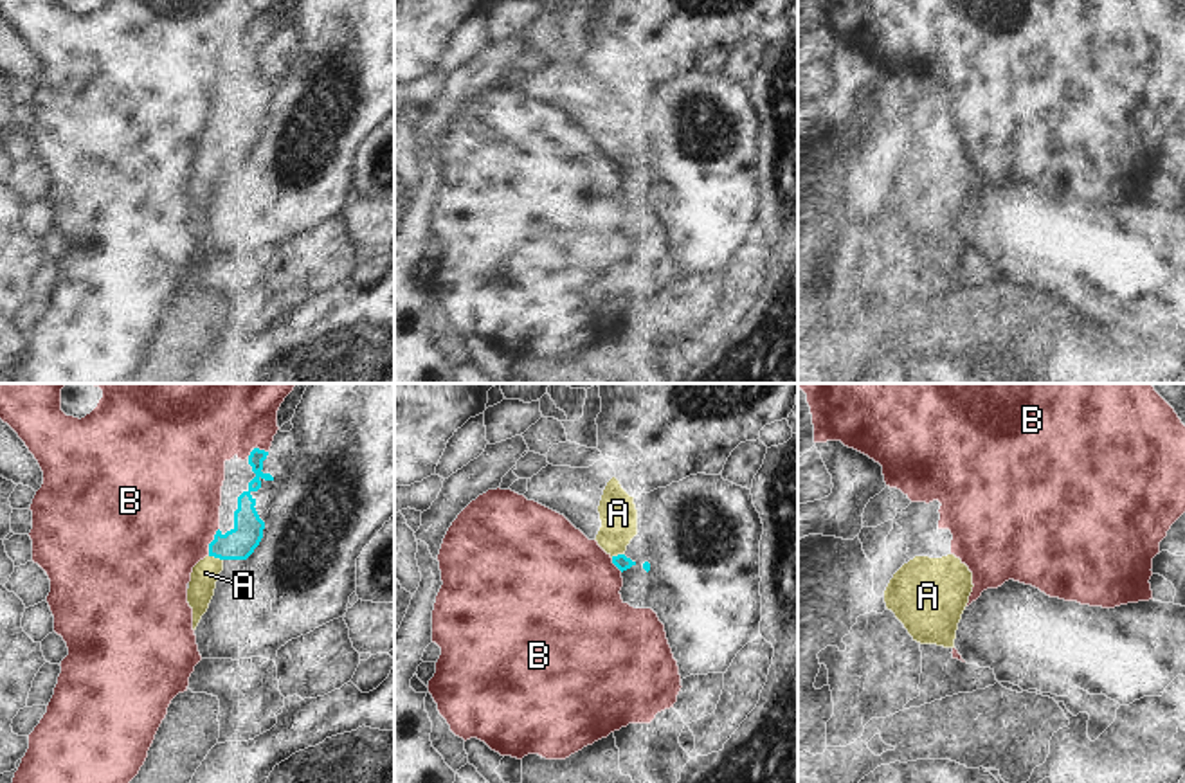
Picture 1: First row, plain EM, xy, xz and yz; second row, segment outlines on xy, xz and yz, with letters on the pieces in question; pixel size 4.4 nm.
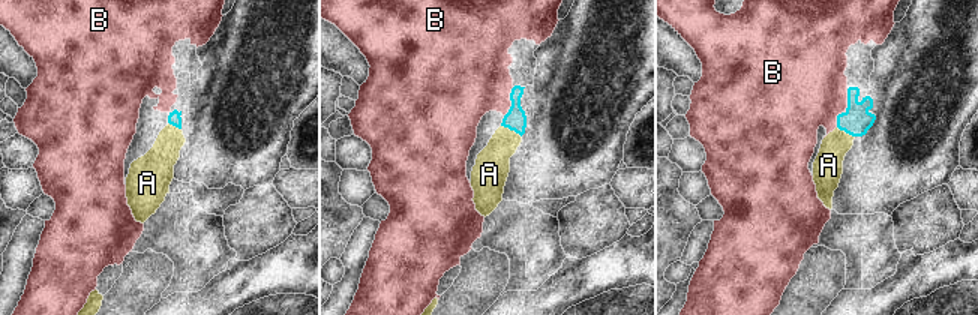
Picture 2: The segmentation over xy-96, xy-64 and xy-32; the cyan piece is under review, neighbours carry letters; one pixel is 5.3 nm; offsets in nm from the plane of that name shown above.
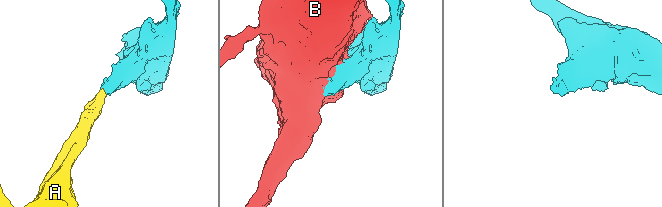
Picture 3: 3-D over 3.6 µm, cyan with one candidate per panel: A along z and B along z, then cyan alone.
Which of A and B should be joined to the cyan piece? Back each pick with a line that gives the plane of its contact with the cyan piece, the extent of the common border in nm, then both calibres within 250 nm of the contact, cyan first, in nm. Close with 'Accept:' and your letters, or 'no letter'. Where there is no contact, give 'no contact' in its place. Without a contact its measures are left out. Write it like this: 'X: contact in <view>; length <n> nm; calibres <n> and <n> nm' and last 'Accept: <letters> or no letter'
A: contact in xy; length 70 nm; calibres 140 and 120 nm
Accept: A

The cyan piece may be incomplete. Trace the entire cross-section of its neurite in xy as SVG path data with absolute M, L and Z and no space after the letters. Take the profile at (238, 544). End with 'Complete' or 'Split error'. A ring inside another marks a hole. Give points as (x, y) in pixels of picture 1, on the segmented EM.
M254 448L249 464L256 477L249 482L249 490L238 497L234 511L234 527L225 535L218 529L209 544L209 554L200 560L191 572L187 589L187 603L193 608L193 630L196 630L202 616L207 612L214 596L216 581L223 571L225 560L247 560L263 538L265 522L256 511L256 499L250 495L261 488L261 481L274 481L270 473L263 473L263 461L268 452Z. Split error.

